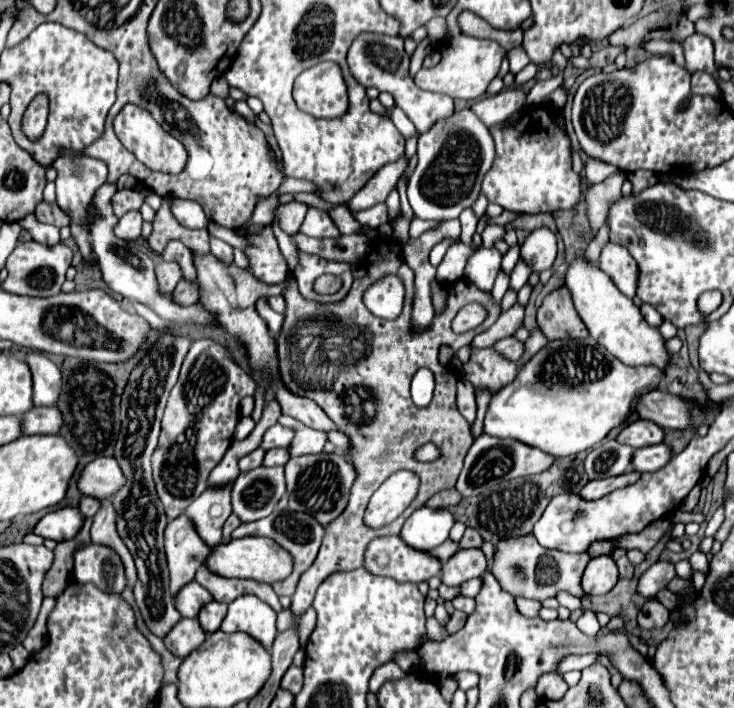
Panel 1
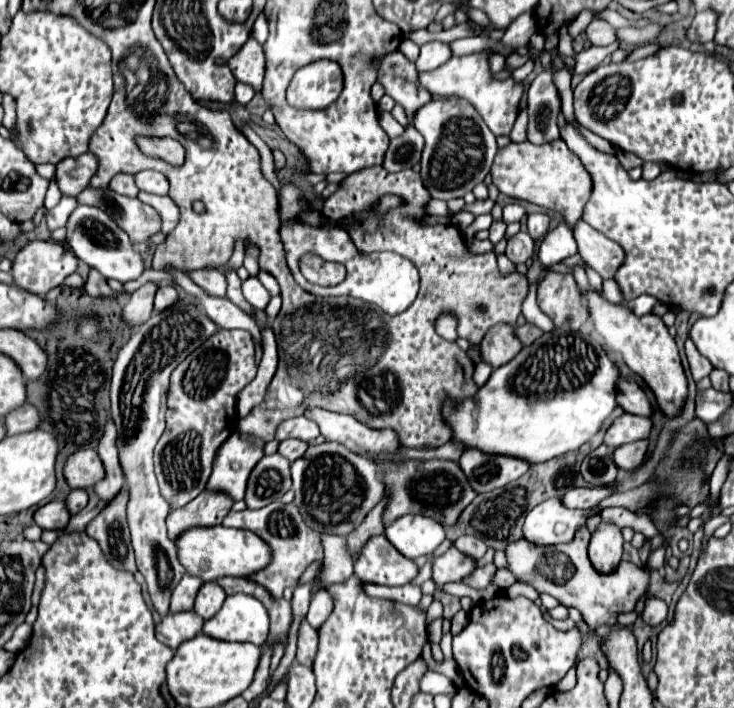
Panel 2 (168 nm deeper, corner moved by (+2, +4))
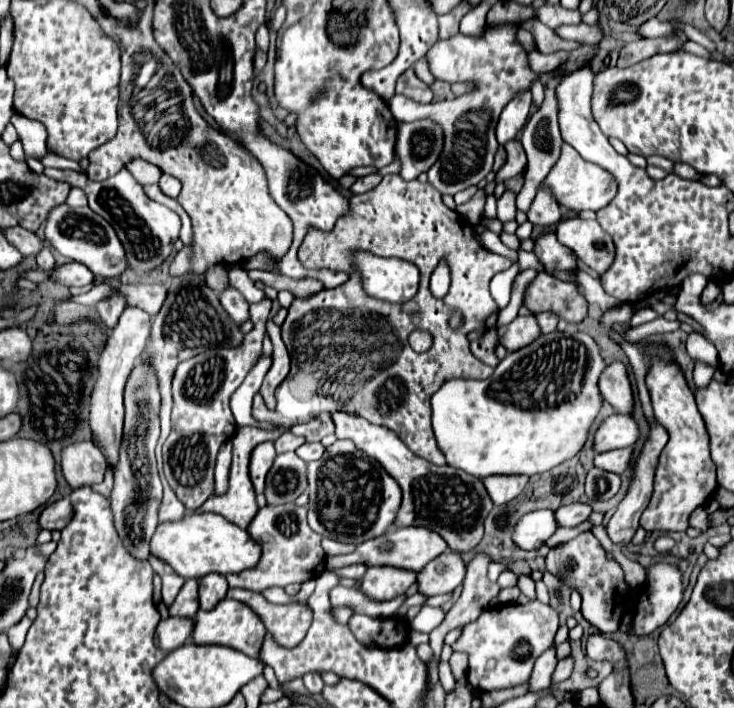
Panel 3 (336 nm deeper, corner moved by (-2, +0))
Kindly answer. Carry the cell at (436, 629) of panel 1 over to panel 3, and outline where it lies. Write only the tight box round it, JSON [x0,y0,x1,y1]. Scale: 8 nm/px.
[449,652,468,680]

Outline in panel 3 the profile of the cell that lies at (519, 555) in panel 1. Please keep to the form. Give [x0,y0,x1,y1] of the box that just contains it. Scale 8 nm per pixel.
[546,532,630,634]

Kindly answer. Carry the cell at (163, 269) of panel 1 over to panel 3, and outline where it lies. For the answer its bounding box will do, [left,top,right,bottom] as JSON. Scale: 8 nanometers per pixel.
[90,306,150,470]

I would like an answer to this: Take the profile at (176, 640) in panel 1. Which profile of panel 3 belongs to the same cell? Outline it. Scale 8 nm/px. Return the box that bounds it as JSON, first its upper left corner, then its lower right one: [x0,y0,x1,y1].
[156,618,194,652]

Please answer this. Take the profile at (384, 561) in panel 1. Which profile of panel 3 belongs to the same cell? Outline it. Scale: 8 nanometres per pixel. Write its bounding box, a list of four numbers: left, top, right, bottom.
[362,566,416,600]

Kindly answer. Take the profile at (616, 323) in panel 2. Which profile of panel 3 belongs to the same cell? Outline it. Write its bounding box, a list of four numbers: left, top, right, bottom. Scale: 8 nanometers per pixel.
[640,344,716,532]

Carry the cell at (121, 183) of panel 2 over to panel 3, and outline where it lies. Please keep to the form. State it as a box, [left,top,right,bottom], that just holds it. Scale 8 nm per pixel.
[126,160,162,186]

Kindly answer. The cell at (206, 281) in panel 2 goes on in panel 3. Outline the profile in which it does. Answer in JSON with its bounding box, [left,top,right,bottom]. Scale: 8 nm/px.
[218,286,248,322]

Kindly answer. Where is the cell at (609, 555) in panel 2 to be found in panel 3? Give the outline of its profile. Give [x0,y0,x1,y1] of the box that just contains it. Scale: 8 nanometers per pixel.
[606,424,668,546]

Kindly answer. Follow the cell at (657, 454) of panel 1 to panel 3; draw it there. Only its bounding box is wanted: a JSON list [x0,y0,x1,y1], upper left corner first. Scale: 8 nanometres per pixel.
[594,448,632,474]

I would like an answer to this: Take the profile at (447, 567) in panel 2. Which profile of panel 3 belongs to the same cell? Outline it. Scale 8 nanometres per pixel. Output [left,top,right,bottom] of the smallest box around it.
[418,550,466,596]

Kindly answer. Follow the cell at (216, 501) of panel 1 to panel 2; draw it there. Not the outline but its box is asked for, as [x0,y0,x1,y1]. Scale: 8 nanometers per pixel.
[208,432,264,500]

